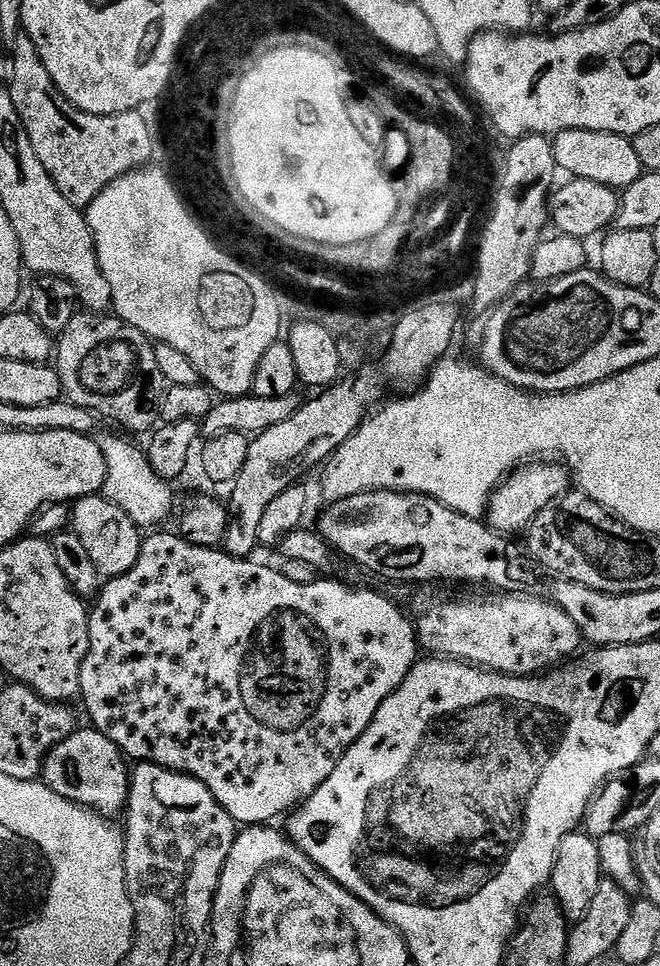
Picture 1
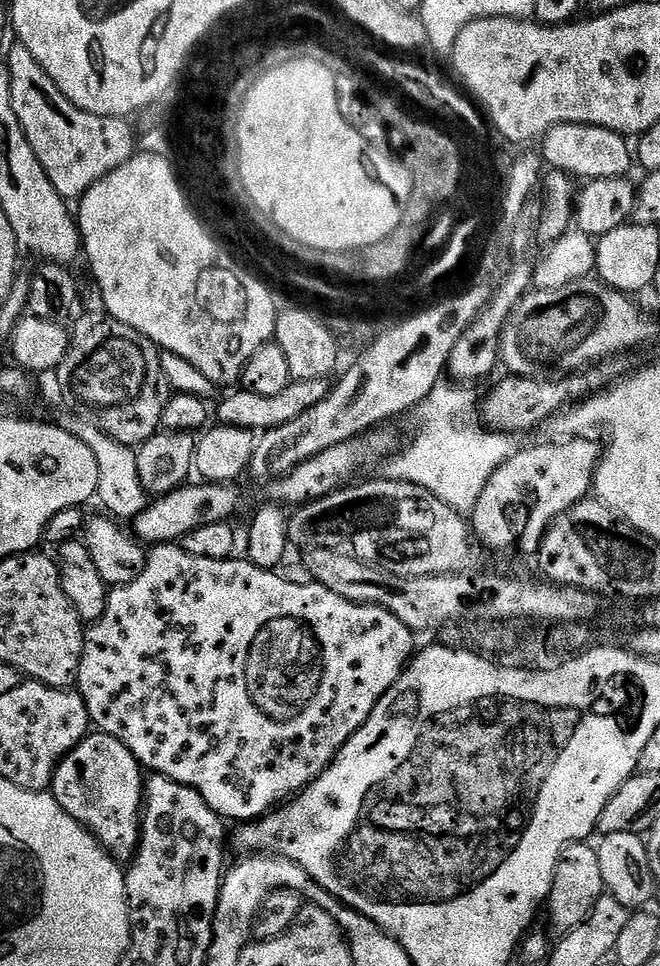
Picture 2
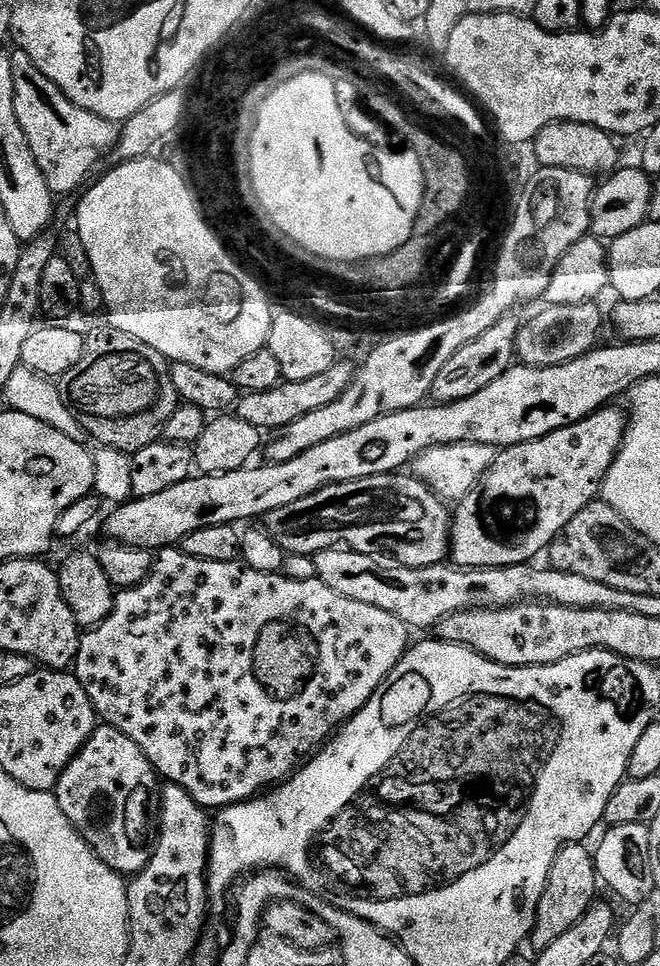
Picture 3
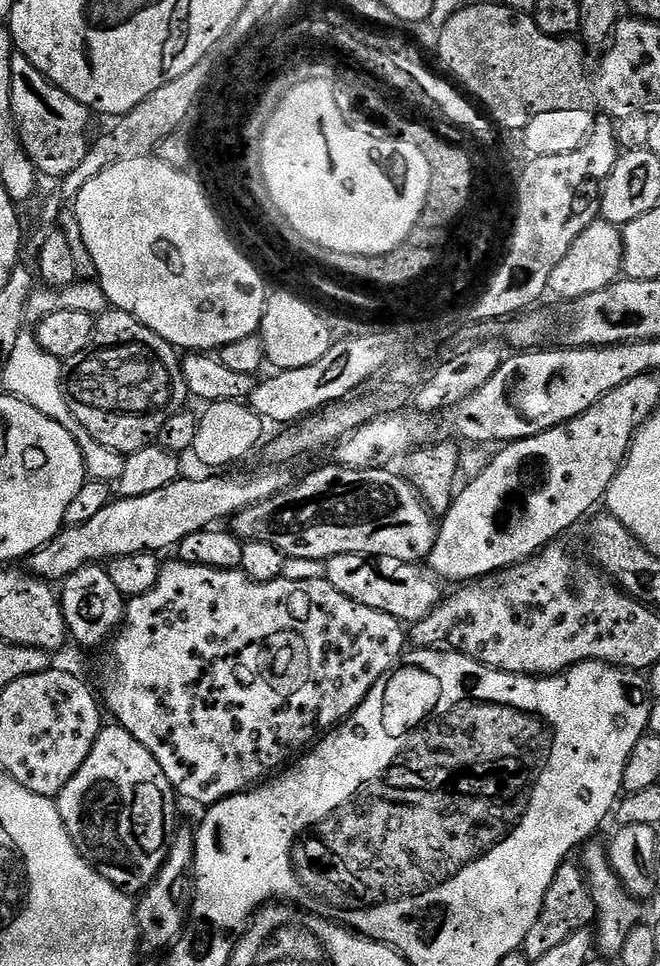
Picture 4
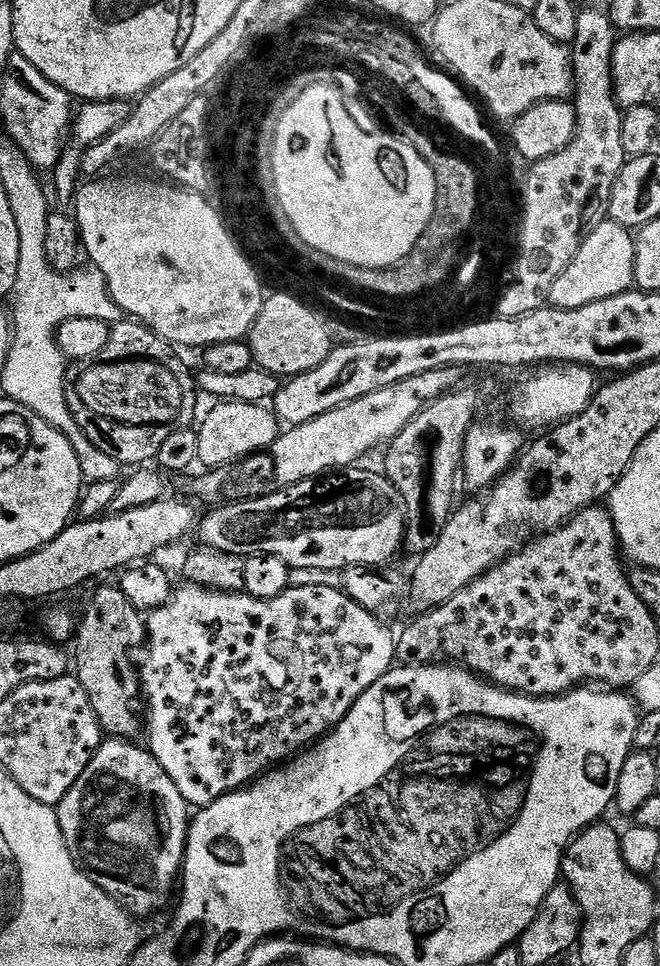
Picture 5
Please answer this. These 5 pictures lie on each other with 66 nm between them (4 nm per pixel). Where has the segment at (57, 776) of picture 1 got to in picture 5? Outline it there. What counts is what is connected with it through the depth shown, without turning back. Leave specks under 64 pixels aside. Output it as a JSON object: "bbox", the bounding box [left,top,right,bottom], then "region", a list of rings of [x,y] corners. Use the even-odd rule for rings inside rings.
{"bbox":[56,738,190,918],"region":[[[108,738],[96,749],[94,758],[86,766],[86,770],[82,770],[82,778],[78,778],[78,782],[74,782],[70,794],[66,794],[66,798],[62,798],[62,802],[56,808],[56,817],[60,823],[66,846],[73,858],[76,859],[77,864],[87,872],[91,880],[105,894],[117,900],[125,910],[132,913],[133,917],[141,918],[140,916],[148,916],[151,912],[156,911],[167,900],[172,887],[174,887],[173,890],[177,887],[178,877],[181,875],[184,863],[184,850],[188,842],[190,823],[188,807],[190,807],[189,801],[182,794],[178,794],[178,786],[174,786],[170,774],[166,774],[166,770],[162,770],[162,766],[152,757],[152,753],[148,751],[147,747],[140,745],[139,748],[136,742],[128,738]]]}

